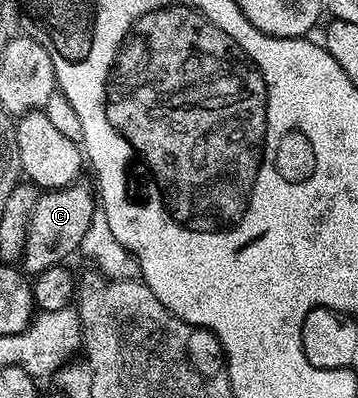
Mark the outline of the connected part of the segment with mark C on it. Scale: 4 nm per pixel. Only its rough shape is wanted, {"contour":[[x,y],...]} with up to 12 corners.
{"contour":[[95,190],[39,192],[20,258],[27,274],[81,250]]}

